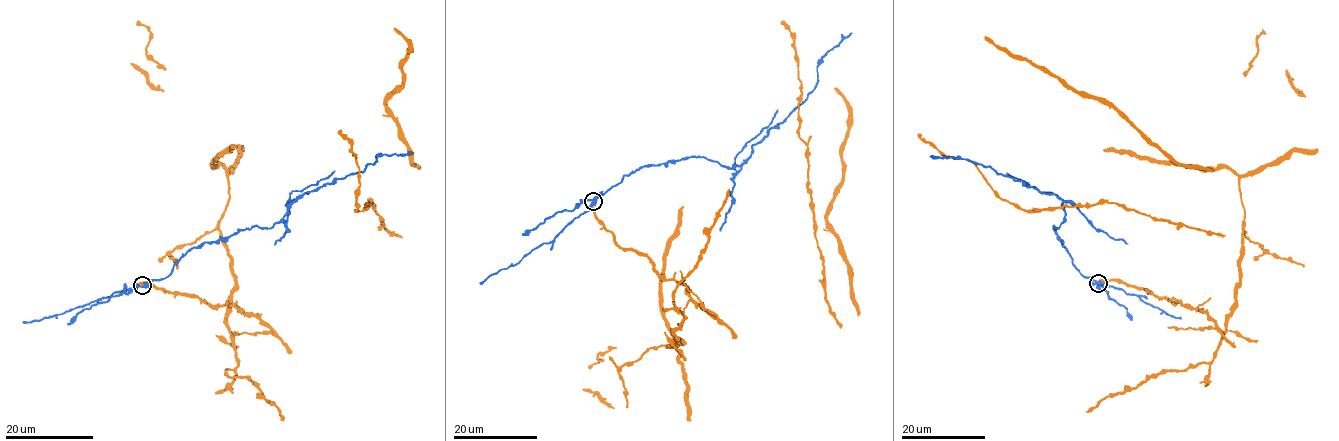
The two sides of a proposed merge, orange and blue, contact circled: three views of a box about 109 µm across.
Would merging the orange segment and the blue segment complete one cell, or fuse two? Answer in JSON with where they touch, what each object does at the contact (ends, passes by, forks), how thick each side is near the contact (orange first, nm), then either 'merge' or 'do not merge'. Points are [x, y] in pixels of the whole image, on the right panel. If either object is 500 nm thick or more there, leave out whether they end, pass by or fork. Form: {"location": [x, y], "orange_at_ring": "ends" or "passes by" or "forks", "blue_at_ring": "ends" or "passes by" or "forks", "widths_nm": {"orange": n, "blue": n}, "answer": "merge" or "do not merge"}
{"location": [1098, 283], "orange_at_ring": "passes by", "blue_at_ring": "forks", "widths_nm": {"orange": 400, "blue": 420}, "answer": "do not merge"}

